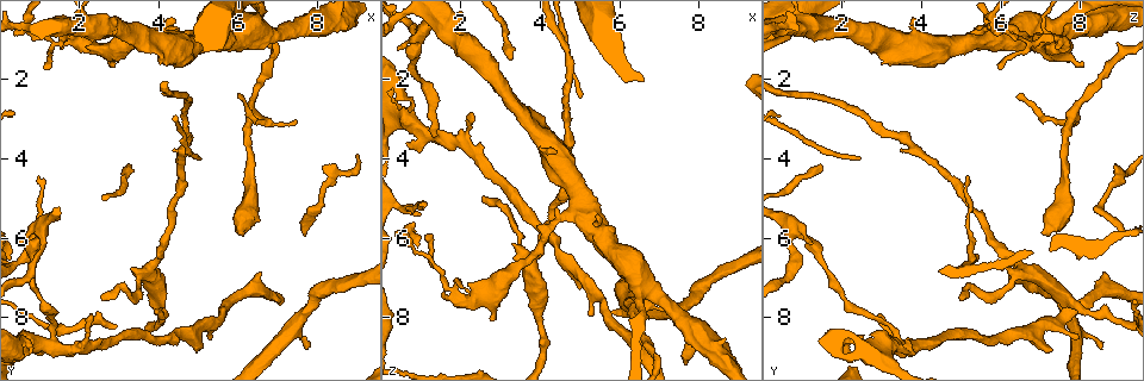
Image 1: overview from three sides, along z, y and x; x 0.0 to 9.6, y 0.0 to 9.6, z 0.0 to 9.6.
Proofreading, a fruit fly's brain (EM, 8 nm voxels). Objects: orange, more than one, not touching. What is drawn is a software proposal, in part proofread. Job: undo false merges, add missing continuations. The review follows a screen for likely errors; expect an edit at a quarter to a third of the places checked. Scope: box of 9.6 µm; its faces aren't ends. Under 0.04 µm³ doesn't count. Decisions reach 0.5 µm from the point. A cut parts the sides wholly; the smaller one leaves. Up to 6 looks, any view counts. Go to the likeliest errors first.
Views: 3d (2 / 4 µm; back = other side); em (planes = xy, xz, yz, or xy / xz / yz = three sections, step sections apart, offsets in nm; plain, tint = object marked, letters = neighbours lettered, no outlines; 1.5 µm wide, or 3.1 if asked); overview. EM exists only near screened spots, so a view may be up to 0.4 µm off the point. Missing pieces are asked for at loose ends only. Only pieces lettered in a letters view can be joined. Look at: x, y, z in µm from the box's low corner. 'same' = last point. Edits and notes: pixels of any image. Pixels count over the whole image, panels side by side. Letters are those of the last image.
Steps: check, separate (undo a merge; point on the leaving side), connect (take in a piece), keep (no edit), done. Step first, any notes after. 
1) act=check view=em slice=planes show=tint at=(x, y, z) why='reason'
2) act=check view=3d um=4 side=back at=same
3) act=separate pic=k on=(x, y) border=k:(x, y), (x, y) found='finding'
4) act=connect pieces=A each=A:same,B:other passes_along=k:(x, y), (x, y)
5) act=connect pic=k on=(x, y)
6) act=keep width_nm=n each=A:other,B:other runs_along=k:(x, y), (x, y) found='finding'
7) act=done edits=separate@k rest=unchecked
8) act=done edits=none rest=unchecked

act=check view=em slice=xy step=8 show=tint at=(7.80, 8.65, 8.55) why='branch stops here'

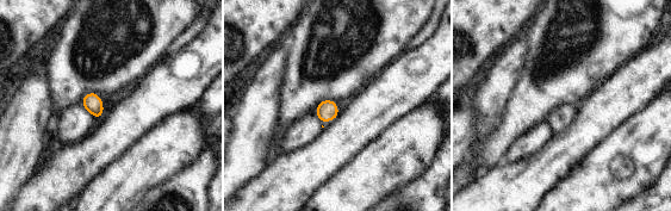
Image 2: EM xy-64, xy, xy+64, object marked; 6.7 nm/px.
act=check view=em slice=planes show=letters at=same

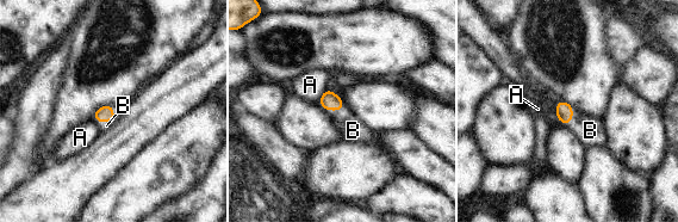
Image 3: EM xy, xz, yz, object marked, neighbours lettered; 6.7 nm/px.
act=connect pieces=B each=A:other,B:same passes_along=3:(105, 113), (109, 122), (103, 127) found='it goes on there'

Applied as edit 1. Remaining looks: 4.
act=check view=3d um=4 at=(2.50, 7.55, 5.05) why='an open end'

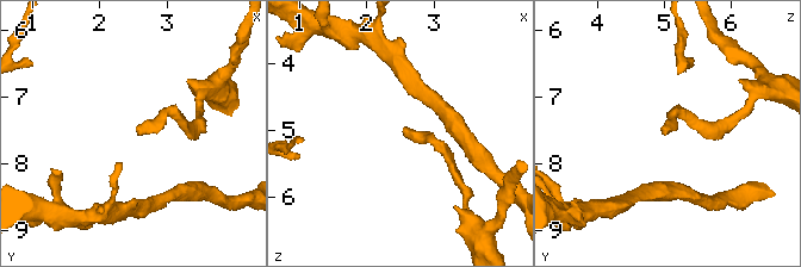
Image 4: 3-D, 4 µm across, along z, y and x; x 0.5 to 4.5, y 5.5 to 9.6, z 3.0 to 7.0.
act=check view=em slice=planes show=plain at=(2.50, 7.55, 5.00)

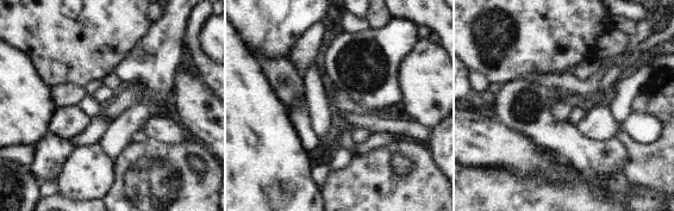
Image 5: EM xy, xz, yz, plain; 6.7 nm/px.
act=check view=em slice=planes show=letters at=same why='see the neighbours'

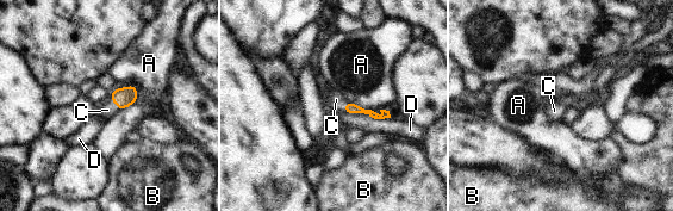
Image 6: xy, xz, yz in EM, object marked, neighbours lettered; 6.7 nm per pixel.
act=connect pieces=C longest_contact=D:340nm each=A:other,B:other,C:same,D:other found='the cell continues'

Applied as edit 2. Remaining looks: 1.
act=done edits=connect@3,connect@6 rest=unchecked

